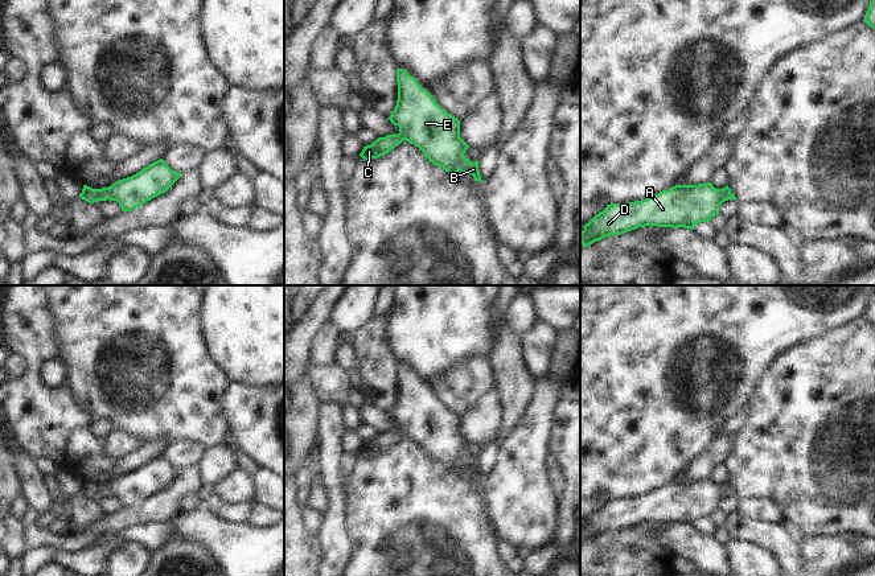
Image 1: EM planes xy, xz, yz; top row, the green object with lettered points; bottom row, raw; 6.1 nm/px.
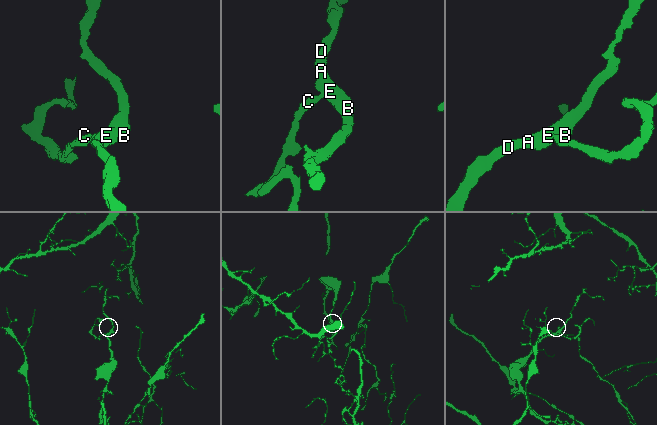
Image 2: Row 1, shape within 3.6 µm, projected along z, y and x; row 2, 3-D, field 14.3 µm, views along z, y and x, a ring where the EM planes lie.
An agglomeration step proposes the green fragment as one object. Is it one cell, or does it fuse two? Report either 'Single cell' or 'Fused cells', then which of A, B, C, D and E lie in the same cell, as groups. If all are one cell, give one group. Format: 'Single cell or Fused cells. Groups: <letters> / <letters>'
Single cell. Groups: A B C D E.

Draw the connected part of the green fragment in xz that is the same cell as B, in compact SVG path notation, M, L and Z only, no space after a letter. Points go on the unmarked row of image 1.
M397 365L397 379L398 396L389 415L399 423L399 429L378 433L373 440L363 443L360 452L363 456L378 454L406 436L452 473L461 468L472 470L475 477L484 478L478 456L472 458L464 453L469 441L460 433L460 416L441 404L404 365Z

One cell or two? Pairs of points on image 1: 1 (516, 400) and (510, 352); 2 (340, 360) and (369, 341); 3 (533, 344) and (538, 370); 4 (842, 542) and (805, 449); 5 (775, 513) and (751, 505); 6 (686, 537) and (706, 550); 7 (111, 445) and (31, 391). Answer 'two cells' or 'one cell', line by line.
1: one cell
2: two cells
3: one cell
4: two cells
5: one cell
6: one cell
7: two cells

